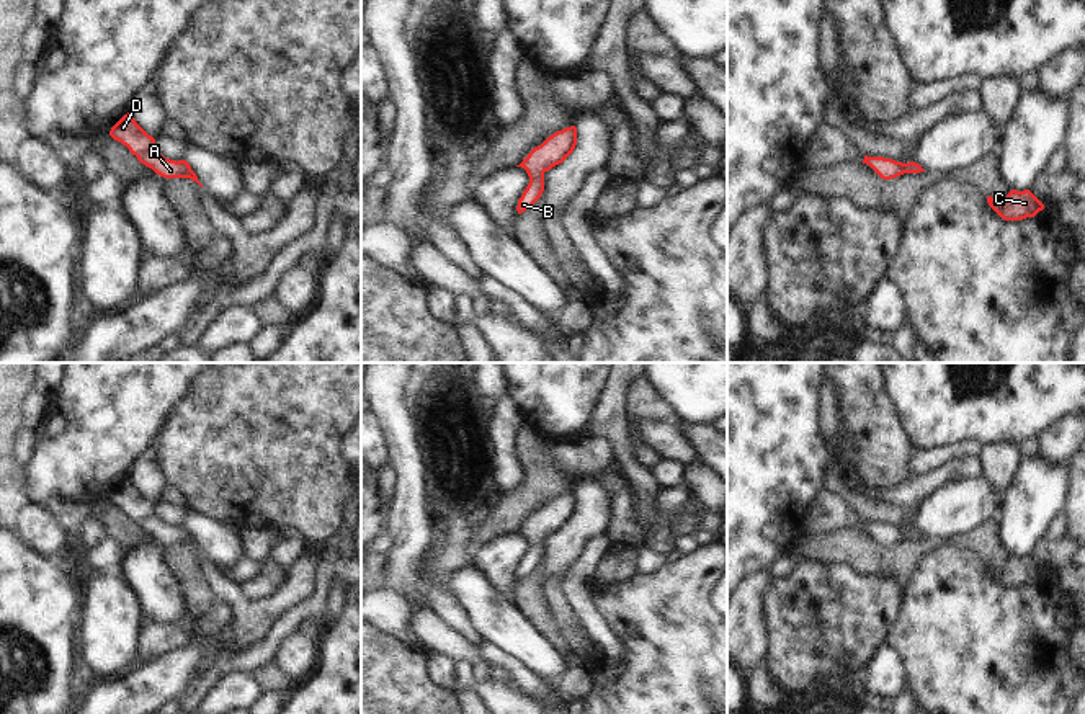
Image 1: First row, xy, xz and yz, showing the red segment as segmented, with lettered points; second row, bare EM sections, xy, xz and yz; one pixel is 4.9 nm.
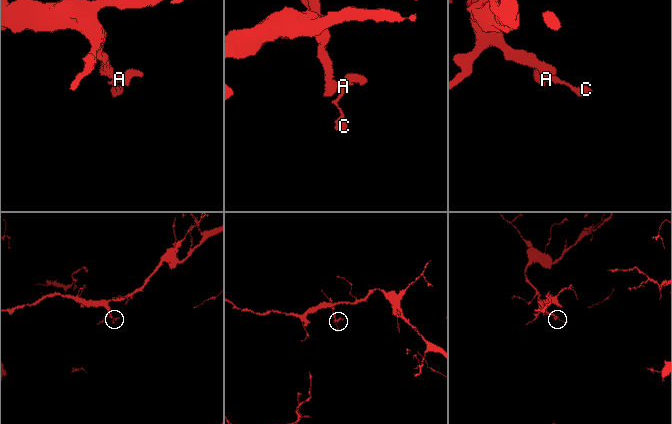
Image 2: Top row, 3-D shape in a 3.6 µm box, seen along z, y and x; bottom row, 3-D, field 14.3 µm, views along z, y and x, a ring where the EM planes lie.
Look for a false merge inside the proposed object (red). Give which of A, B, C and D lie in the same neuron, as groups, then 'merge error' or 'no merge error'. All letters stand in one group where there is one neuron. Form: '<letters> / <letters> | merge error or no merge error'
A B C D | no merge error

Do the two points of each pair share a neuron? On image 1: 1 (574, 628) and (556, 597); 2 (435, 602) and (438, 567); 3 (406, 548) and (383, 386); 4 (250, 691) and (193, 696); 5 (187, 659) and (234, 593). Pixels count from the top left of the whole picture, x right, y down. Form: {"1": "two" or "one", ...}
{"1": "one", "2": "two", "3": "one", "4": "two", "5": "two"}

